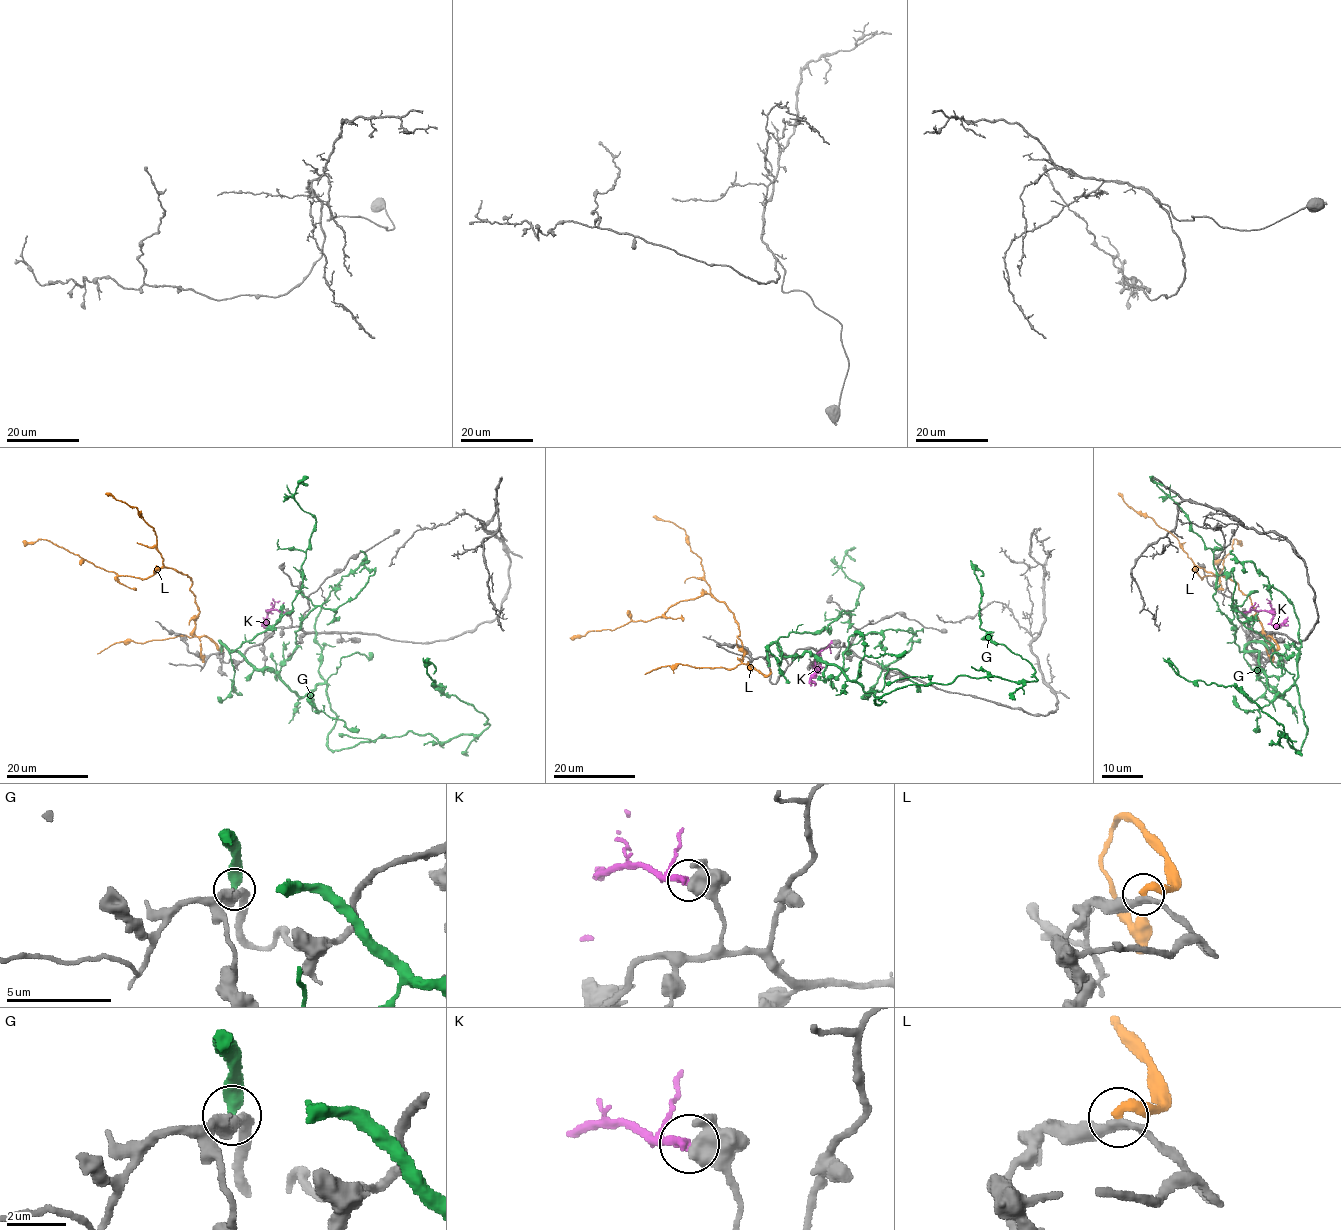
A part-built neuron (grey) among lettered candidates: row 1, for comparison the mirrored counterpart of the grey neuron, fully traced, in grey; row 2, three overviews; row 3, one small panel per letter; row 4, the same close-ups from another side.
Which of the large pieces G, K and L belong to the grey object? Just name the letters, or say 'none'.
none

